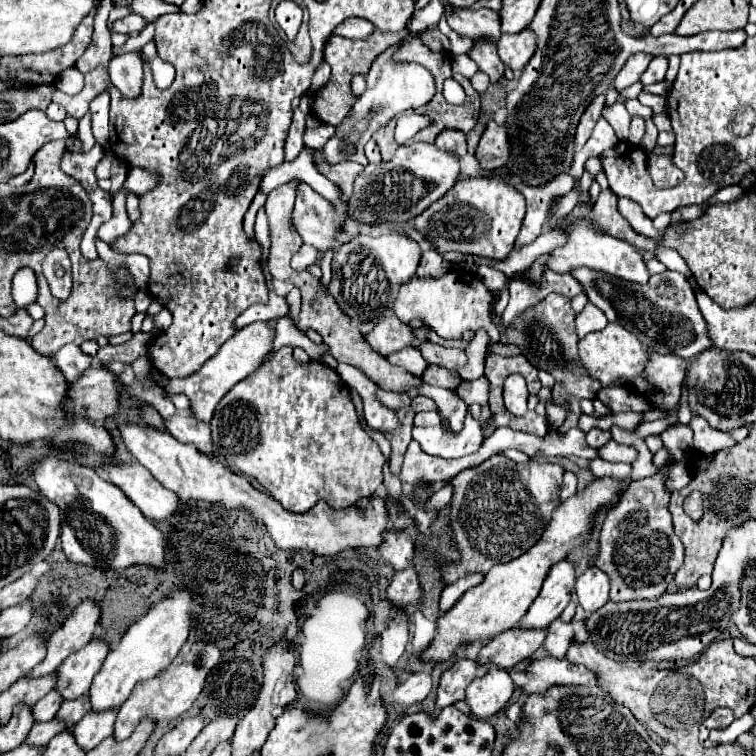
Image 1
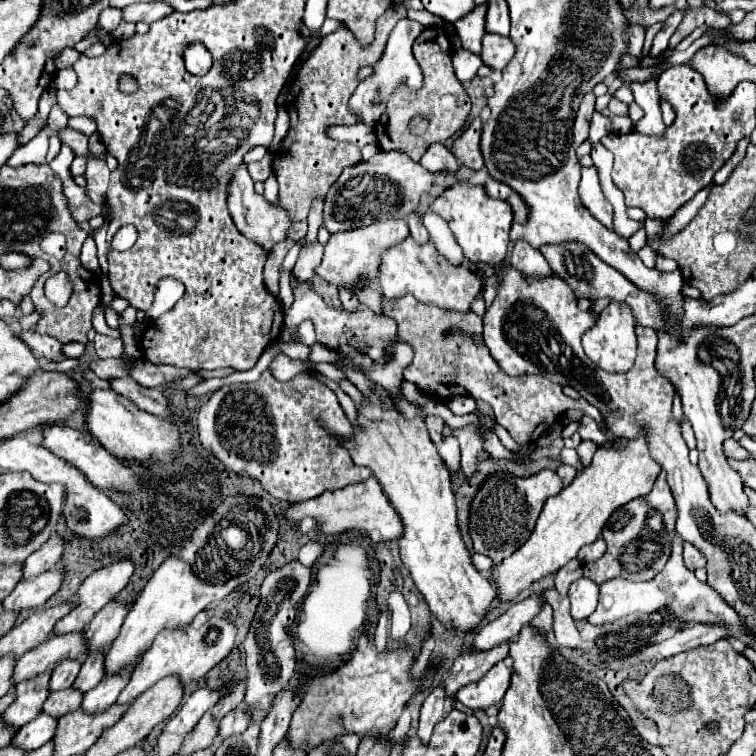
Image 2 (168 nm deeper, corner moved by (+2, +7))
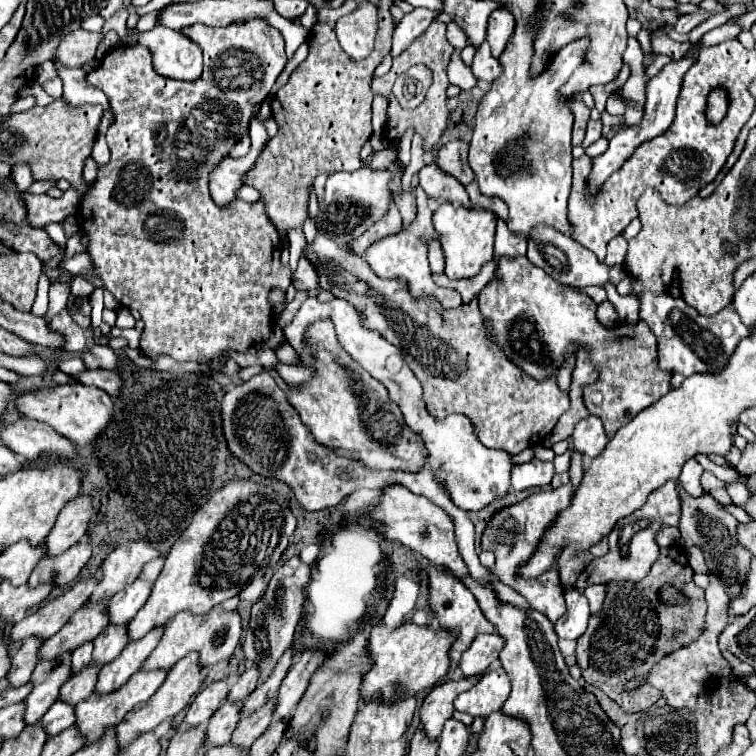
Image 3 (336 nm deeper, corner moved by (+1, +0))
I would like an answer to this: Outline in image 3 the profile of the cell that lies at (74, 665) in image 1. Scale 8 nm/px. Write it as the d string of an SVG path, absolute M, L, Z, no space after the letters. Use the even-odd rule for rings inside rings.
M137 579L123 593L111 597L111 601L107 601L109 623L117 627L127 625L141 609L141 605L147 601L149 593L151 593L151 583L143 583Z

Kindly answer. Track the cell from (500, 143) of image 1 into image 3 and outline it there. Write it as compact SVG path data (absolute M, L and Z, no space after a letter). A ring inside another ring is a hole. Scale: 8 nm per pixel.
M453 139L439 149L439 157L437 157L437 165L443 167L443 171L457 177L463 185L469 185L475 179L475 173L467 163L467 151L469 151L467 141Z

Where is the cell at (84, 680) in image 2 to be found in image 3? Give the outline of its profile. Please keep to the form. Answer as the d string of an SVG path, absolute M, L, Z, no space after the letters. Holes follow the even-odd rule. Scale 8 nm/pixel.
M107 625L103 633L93 641L91 665L97 665L99 669L109 665L115 657L121 655L125 645L127 645L127 627L115 629L115 625Z

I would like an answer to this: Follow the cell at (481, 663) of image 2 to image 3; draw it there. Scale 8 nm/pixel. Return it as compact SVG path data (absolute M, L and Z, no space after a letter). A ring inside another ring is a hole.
M481 675L477 677L461 677L459 681L445 681L441 685L435 685L435 689L431 689L431 693L425 697L423 707L421 707L421 723L425 727L427 737L437 739L441 735L443 723L447 719L451 719L453 715L453 701L459 693L469 691L477 681L481 679Z

